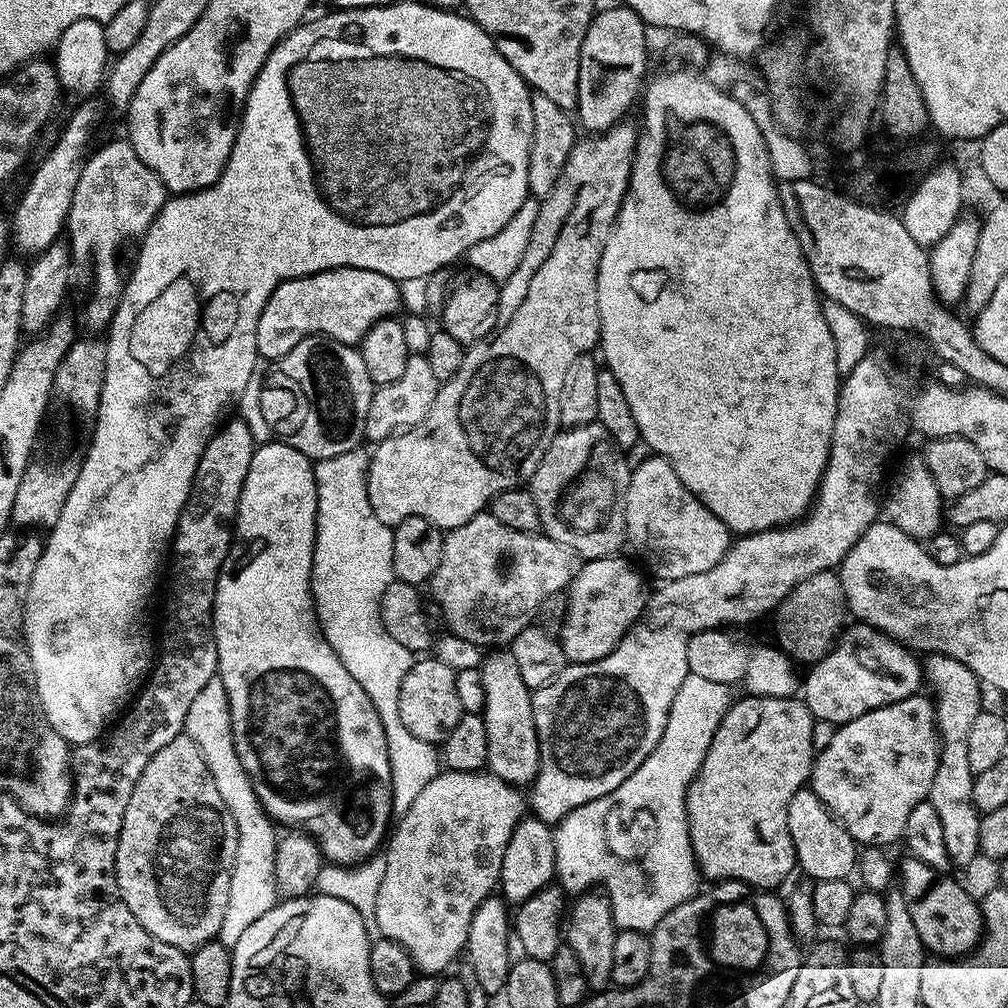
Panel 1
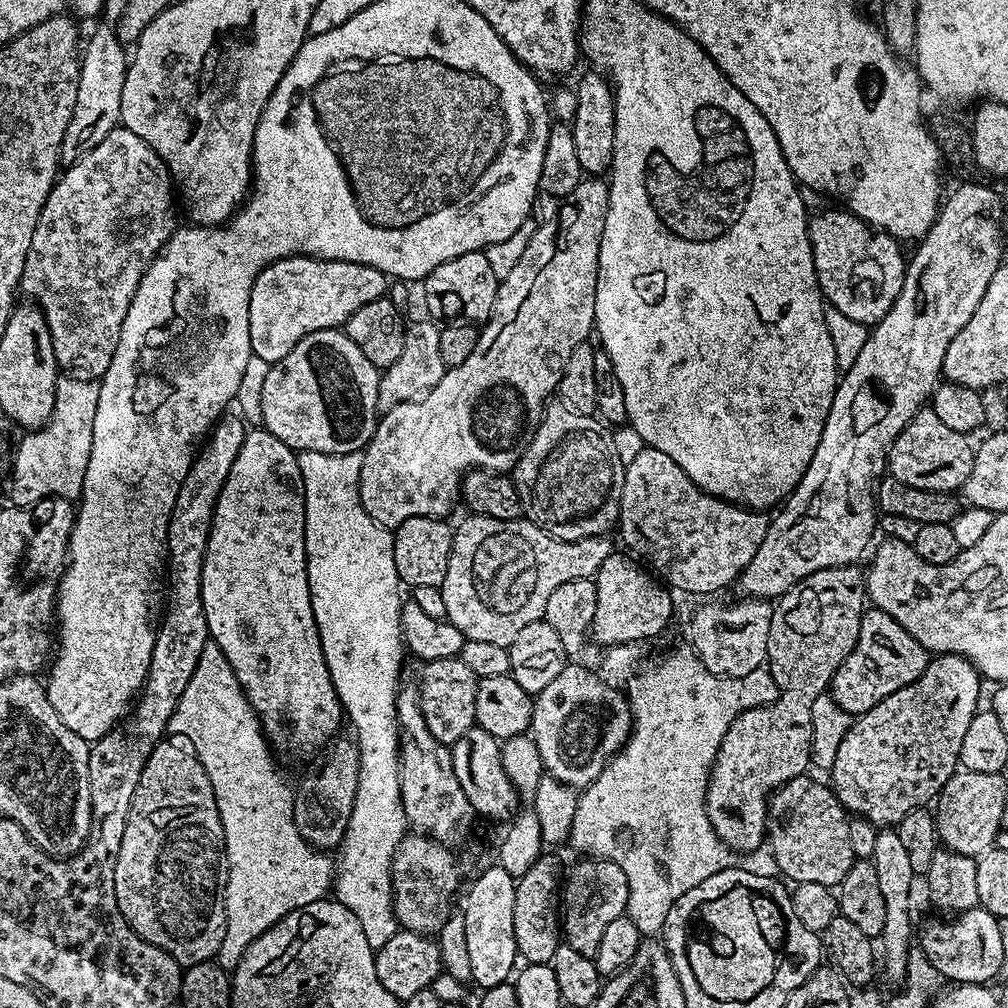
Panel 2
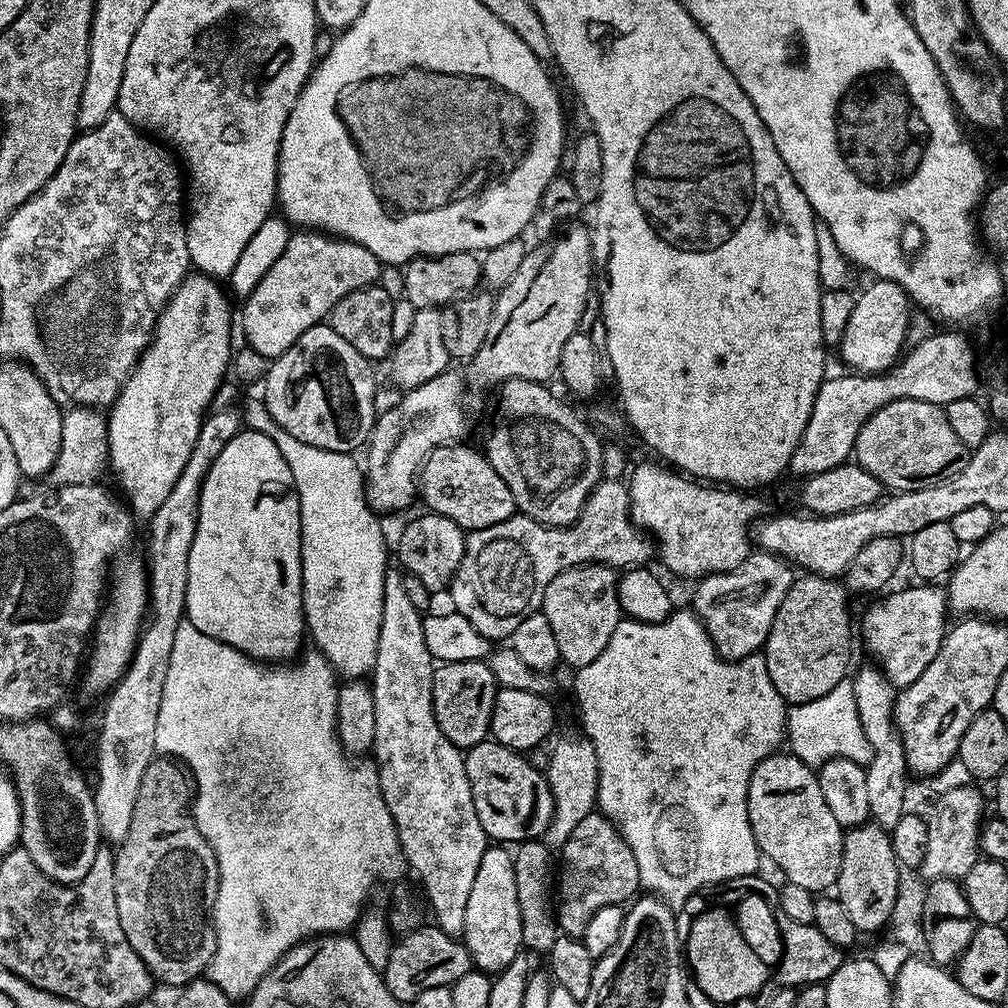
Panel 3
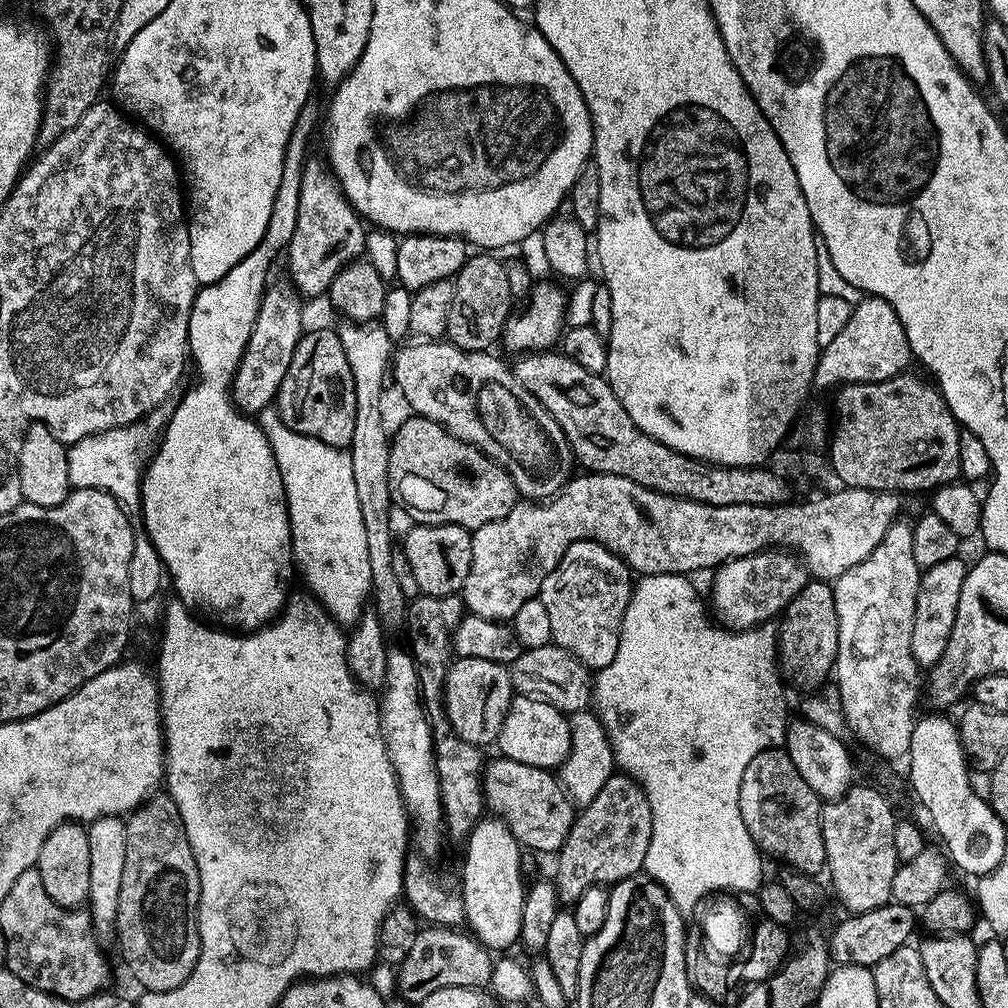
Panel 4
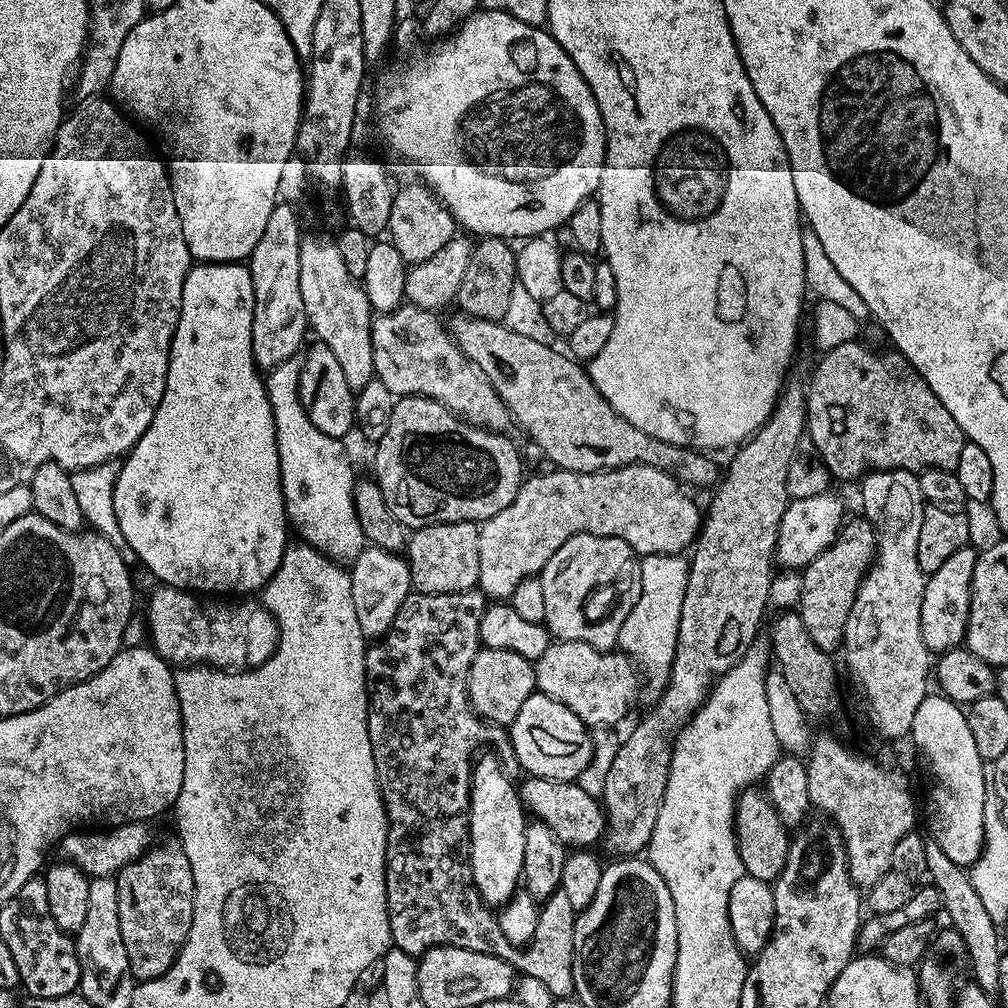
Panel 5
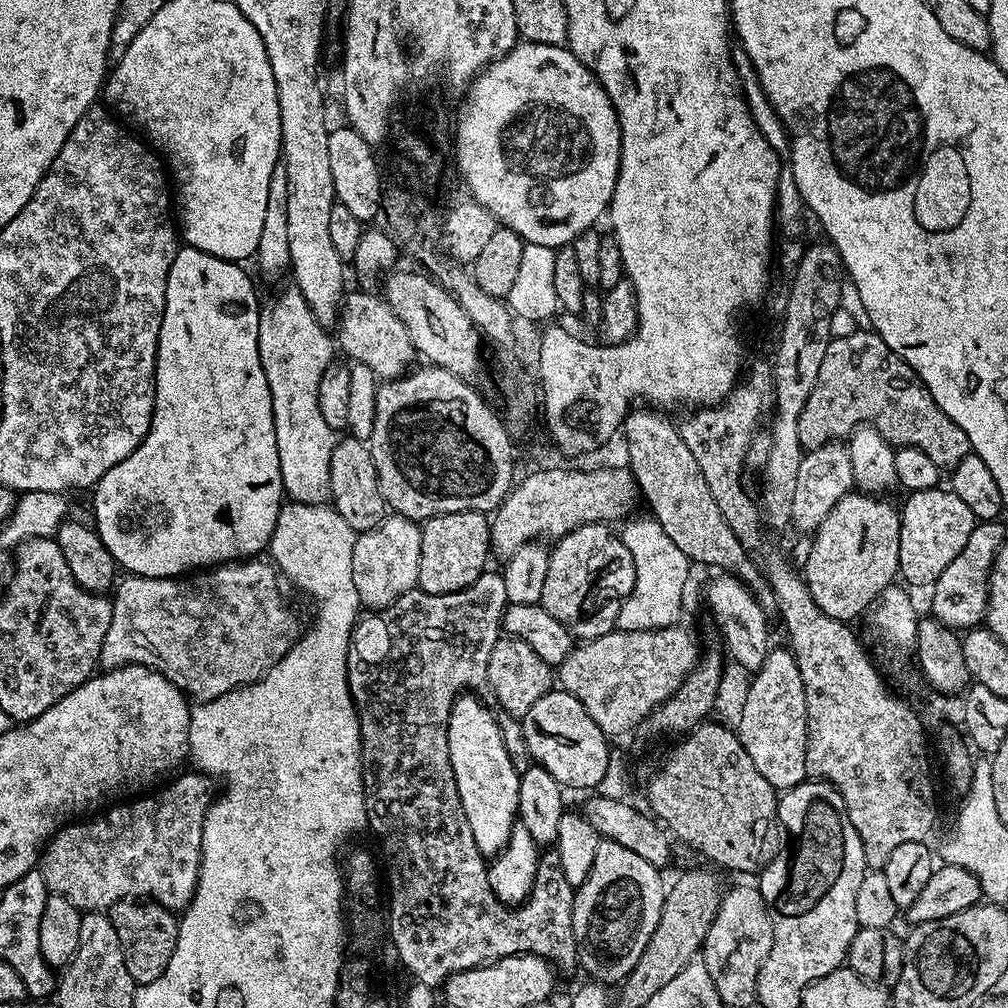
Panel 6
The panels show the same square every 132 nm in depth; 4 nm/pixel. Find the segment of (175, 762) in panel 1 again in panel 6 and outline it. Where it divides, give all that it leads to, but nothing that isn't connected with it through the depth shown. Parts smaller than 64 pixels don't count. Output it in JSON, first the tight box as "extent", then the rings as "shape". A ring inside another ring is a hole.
{"extent":[110,899,180,985],"shape":[[[127,899],[119,900],[110,910],[110,915],[114,922],[114,931],[118,933],[126,970],[130,970],[133,985],[154,982],[154,978],[158,978],[162,970],[166,970],[176,949],[180,933],[177,913],[155,902],[133,902]]]}

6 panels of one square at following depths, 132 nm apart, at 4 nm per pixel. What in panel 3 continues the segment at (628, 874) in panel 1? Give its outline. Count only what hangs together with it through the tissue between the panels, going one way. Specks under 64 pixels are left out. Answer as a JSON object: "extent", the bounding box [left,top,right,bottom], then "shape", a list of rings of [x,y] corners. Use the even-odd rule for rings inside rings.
{"extent":[575,610,789,906],"shape":[[[691,610],[673,611],[671,616],[668,616],[662,622],[657,624],[647,624],[641,620],[629,620],[622,618],[618,622],[618,626],[614,626],[614,634],[610,638],[610,642],[606,642],[606,650],[602,650],[602,654],[598,654],[598,658],[594,658],[594,662],[590,662],[590,666],[582,666],[575,669],[576,676],[576,704],[580,707],[580,724],[584,727],[583,735],[591,741],[594,748],[594,754],[597,755],[597,796],[596,805],[601,816],[605,816],[607,820],[615,824],[617,830],[620,831],[620,836],[628,843],[628,846],[634,854],[634,862],[638,864],[638,878],[640,879],[641,889],[647,890],[651,895],[659,896],[665,904],[669,906],[677,906],[676,904],[684,904],[703,884],[720,884],[723,880],[735,882],[739,876],[755,876],[758,869],[756,868],[762,861],[762,853],[760,847],[756,845],[756,839],[752,833],[750,826],[750,818],[748,817],[748,787],[750,786],[750,774],[758,766],[758,762],[762,762],[767,756],[773,755],[785,743],[786,740],[786,725],[788,723],[789,705],[784,697],[778,694],[778,690],[774,686],[774,682],[770,682],[770,674],[768,673],[768,661],[763,655],[757,654],[747,656],[741,660],[724,660],[716,653],[716,648],[710,642],[710,638],[706,634],[706,630],[700,625],[700,620],[696,617],[695,612]]]}

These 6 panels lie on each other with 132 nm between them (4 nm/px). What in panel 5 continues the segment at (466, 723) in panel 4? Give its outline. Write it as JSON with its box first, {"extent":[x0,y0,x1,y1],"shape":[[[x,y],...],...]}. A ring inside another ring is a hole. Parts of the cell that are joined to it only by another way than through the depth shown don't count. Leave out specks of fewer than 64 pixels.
{"extent":[468,647,536,726],"shape":[[[481,647],[474,662],[470,662],[468,700],[476,714],[489,724],[511,726],[522,710],[522,702],[536,691],[536,670],[533,661],[510,650],[490,650]]]}

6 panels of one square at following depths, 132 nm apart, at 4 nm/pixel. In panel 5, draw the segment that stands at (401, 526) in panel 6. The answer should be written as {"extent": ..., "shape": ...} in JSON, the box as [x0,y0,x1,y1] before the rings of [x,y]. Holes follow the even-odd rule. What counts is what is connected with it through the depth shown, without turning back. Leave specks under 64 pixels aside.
{"extent":[350,546,413,638],"shape":[[[366,546],[351,561],[352,585],[350,594],[354,594],[354,611],[358,626],[366,638],[379,638],[394,622],[402,602],[406,602],[409,592],[413,591],[412,575],[407,559],[395,552]]]}

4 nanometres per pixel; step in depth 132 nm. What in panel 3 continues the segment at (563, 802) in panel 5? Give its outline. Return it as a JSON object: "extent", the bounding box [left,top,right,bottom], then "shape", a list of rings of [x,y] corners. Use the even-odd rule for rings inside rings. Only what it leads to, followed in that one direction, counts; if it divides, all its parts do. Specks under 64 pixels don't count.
{"extent":[464,738,554,846],"shape":[[[491,738],[464,752],[474,810],[478,810],[478,822],[482,822],[482,830],[486,830],[489,841],[516,846],[521,841],[540,840],[550,826],[554,812],[550,786],[545,773],[539,767],[536,769],[524,756],[527,755],[515,748],[502,746]]]}

